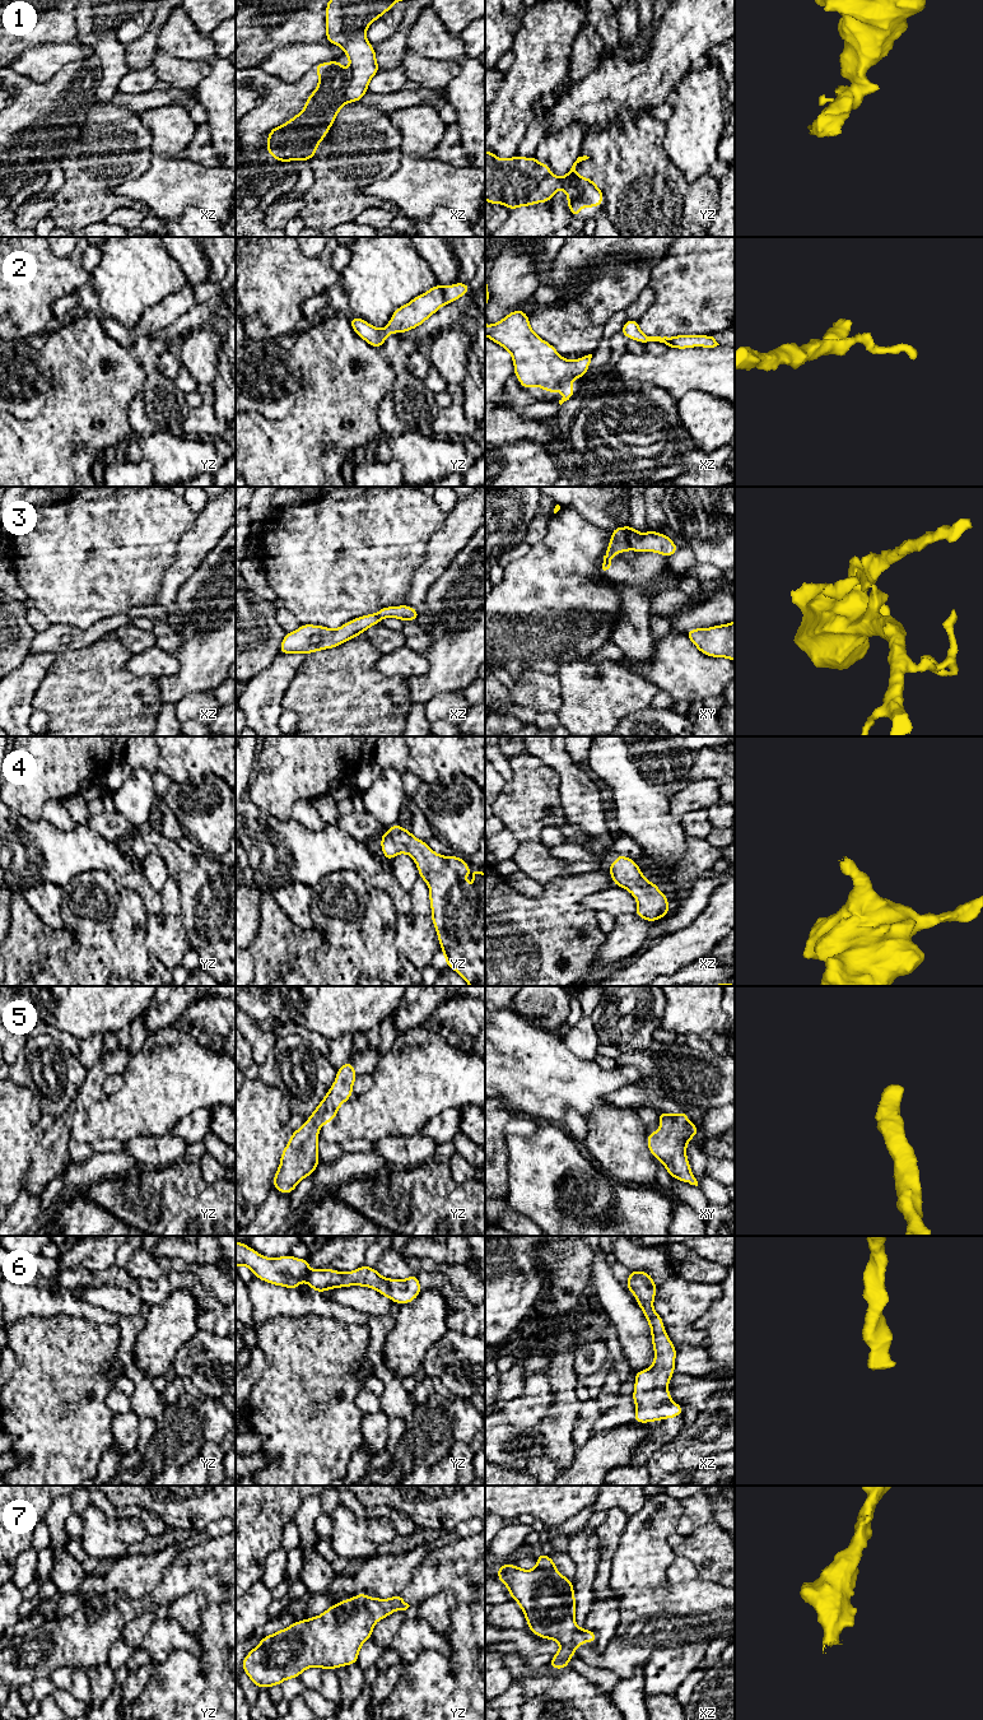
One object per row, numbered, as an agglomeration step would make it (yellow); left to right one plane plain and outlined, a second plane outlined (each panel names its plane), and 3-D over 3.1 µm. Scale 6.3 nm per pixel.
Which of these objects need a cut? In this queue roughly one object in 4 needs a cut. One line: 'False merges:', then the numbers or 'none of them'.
False merges: 1, 3

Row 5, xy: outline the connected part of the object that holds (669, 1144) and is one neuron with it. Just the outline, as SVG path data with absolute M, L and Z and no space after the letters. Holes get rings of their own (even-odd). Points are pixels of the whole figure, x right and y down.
M658 1111L658 1116L660 1119L654 1126L662 1124L663 1128L647 1135L649 1152L656 1159L660 1159L663 1163L666 1171L672 1179L698 1186L698 1181L690 1170L686 1157L688 1143L699 1133L698 1126L689 1120L686 1111L681 1111L676 1115L668 1115L663 1111Z

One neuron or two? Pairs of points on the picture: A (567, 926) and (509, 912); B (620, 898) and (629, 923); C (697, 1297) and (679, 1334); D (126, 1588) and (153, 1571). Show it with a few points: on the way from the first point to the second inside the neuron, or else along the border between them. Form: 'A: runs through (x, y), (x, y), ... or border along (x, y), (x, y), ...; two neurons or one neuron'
A: runs through (553, 926), (523, 926); one neuron
B: border along (633, 912), (615, 917); two neurons
C: runs through (688, 1306), (679, 1315), (679, 1325); one neuron
D: runs through (133, 1581), (147, 1571); one neuron

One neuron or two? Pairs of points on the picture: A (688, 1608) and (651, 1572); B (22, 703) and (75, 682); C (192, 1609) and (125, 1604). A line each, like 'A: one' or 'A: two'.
A: two
B: two
C: two

